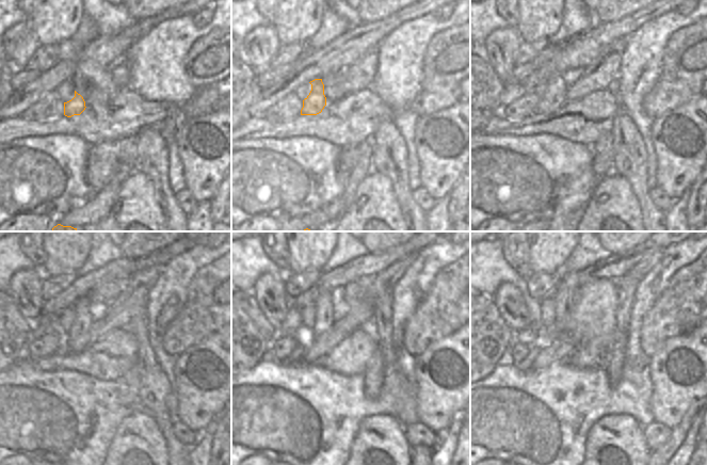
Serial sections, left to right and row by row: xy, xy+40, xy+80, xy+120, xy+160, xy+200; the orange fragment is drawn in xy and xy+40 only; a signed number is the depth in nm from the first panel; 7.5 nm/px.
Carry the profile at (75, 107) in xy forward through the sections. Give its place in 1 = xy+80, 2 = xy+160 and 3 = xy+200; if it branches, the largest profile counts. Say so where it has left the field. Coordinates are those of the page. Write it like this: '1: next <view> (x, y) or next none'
1: next xy+80 (556, 95)
2: next xy+160 (324, 319)
3: next xy+200 (565, 294)

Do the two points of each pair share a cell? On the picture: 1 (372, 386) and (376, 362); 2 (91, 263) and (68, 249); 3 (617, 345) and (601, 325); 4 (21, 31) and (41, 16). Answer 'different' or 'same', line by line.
1: same
2: different
3: different
4: different

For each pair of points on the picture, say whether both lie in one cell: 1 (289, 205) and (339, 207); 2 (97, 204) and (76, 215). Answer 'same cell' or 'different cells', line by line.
1: different cells
2: same cell

